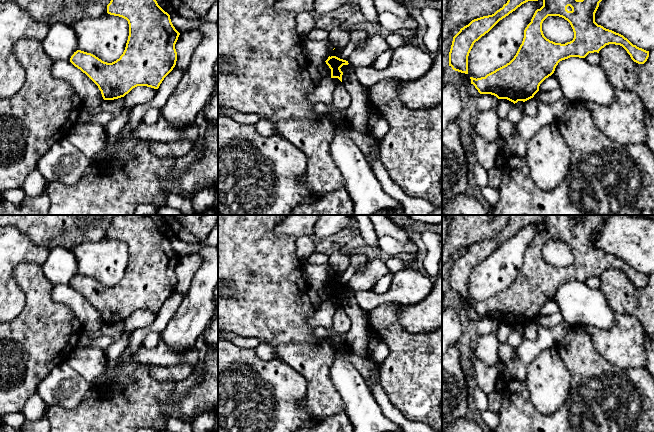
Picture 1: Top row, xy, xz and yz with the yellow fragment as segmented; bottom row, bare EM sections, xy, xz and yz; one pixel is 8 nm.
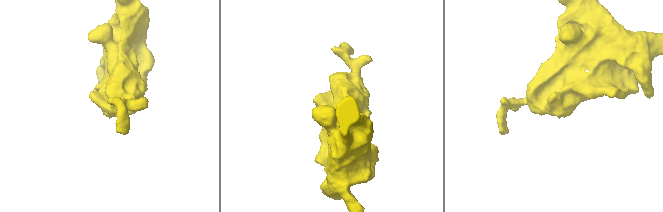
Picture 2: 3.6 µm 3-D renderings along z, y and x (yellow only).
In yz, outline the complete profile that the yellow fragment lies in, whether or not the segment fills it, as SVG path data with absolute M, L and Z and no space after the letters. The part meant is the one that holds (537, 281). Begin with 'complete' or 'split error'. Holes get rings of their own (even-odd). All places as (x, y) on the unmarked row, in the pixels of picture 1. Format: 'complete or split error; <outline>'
complete; M512 215L507 227L502 232L492 239L472 244L453 261L449 276L449 290L455 295L468 298L468 280L474 267L522 228L540 223L543 224L543 230L535 235L531 246L525 252L522 268L514 282L485 301L477 303L470 301L471 308L480 318L491 318L498 323L507 323L514 328L518 325L525 326L534 321L539 315L540 308L554 297L560 285L570 281L585 282L589 277L599 277L602 272L609 268L622 270L634 286L644 288L649 281L649 275L633 269L623 259L606 253L595 246L595 237L599 227L611 215L580 215L582 217L581 224L576 222L577 216L579 215ZM548 240L559 240L567 244L574 256L573 264L561 268L547 263L542 255L542 247Z

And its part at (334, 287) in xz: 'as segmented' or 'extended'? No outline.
as segmented

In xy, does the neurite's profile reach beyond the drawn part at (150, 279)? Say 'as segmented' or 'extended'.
as segmented

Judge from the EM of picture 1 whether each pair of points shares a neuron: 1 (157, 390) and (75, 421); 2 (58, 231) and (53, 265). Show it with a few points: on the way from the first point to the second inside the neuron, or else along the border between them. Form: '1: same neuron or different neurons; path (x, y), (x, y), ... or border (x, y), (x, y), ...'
1: same neuron; path (137, 398), (121, 406), (104, 421), (95, 421)
2: different neurons; border (71, 249), (55, 246), (49, 250)

